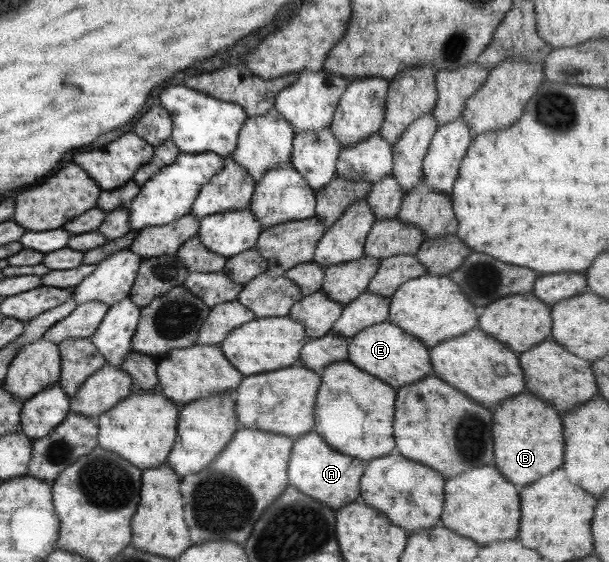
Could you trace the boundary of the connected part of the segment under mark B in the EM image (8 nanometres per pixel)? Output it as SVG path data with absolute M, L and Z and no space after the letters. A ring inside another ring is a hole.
M516 394L506 398L492 410L492 446L494 466L514 486L524 486L536 478L550 474L562 464L562 422L554 408L530 394Z

